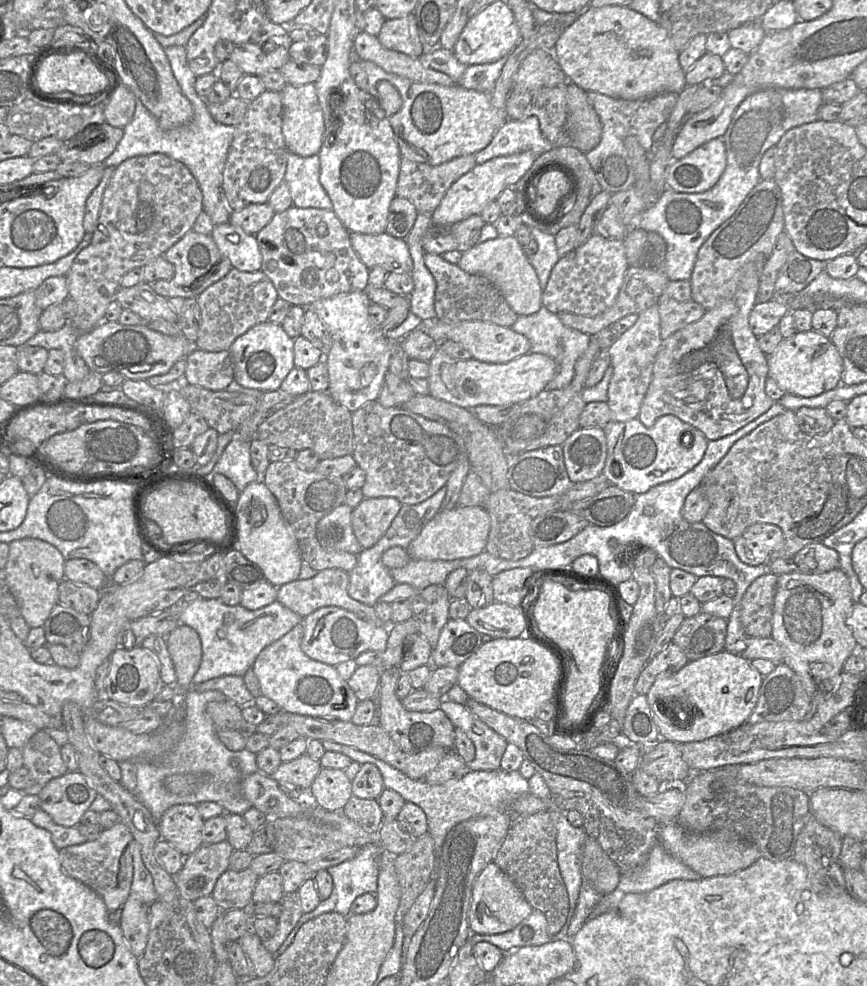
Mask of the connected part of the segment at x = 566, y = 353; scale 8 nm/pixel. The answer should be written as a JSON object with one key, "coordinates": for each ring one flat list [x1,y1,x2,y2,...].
{"coordinates":[[542,307,534,314,519,315,512,329,525,335,530,341,530,352,541,353,552,358,558,365,554,378,546,385,546,390,563,389,567,387,574,377,576,361,589,347,592,336,579,330,566,326,559,316]]}

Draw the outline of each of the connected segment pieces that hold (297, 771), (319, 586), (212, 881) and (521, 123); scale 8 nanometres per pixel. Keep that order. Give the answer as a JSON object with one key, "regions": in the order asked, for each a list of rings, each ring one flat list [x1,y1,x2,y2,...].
{"regions":[[[305,753,292,761,282,762,271,776,278,784,292,784,308,792,320,769,320,761]],[[327,568,308,579,296,579,278,587,277,601,302,617,306,617,325,606,337,606,354,613,359,618,375,626,387,626,376,614,374,606,369,606,351,598,348,594,349,573,340,568]],[[224,840,203,844,191,855,185,857,182,868,174,876,179,896,196,901,212,896,218,878,229,869,229,859,234,848]],[[536,116,520,120,508,119,496,132,491,142,475,154,475,161,476,164,483,164,495,157,528,150,540,156,552,148,552,143,542,135]]]}

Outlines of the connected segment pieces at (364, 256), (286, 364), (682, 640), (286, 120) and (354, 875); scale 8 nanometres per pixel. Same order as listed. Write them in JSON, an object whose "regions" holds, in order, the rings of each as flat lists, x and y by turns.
{"regions":[[[350,232,350,241,360,260,369,268,383,266,390,272,409,272,413,261,406,240,383,232,362,234]],[[270,322,259,323,238,337,230,346,234,380,243,387,258,389,262,392,274,391,280,388,283,380,294,368,294,339,283,329,282,325]],[[701,611,684,619,672,642,679,646,689,661,695,661,724,649,727,626,728,620]],[[287,84,279,93,282,96,282,132,285,138,287,149,291,153,301,157,309,157,318,154,323,143,325,125,315,84]],[[373,842,371,844,360,847,358,853,354,858,328,868,327,871,330,873,333,879,333,890,330,897,326,900,322,900,317,908,315,908,313,911,304,913,301,916,296,926,291,930,274,956,276,957,282,955,288,949,288,947,292,944,300,927,307,921,328,912,337,912,348,918,351,914,350,907,358,896,365,893,375,894,378,888,379,857,383,851,383,848,378,842]]]}

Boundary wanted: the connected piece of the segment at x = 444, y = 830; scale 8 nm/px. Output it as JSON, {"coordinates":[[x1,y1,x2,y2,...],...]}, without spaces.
{"coordinates":[[335,740,321,741,325,751,338,751,348,755,360,764,373,763,380,770,385,788,400,793,406,802,413,802,423,809,428,820,428,833,435,842,436,861,448,832,458,823,497,812,513,813,511,803,517,798,529,793,529,783,520,771,506,772,502,769,493,771,467,771,461,778,449,780,442,784,430,784,425,779,412,779,389,765,387,762,368,754,356,747,346,745]]}

